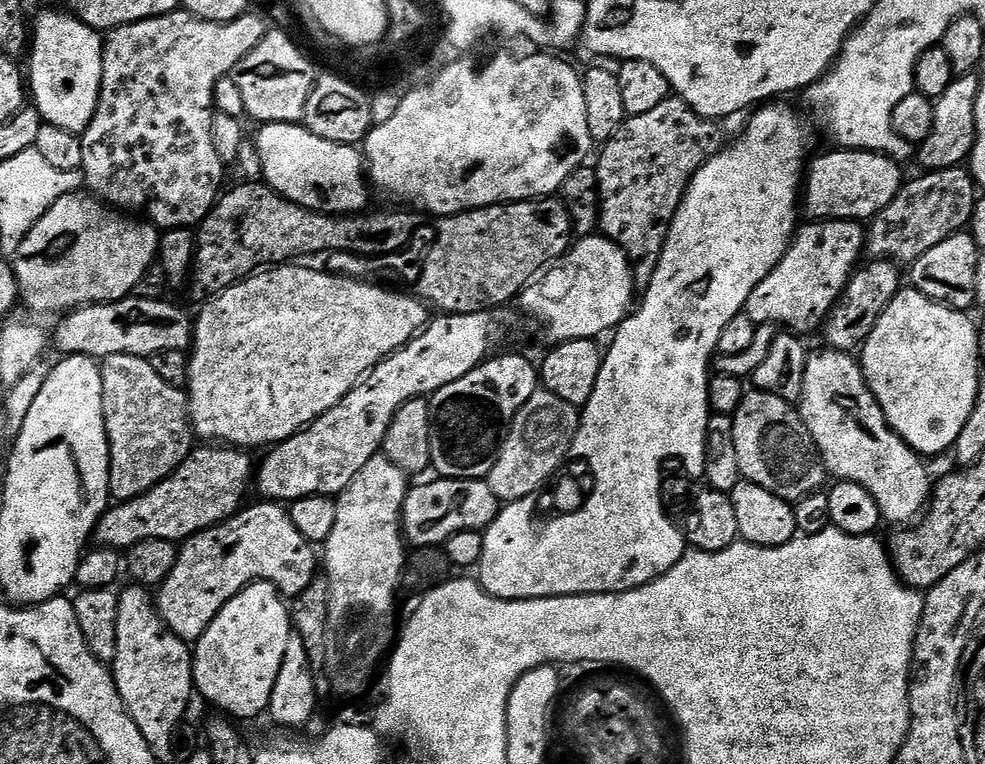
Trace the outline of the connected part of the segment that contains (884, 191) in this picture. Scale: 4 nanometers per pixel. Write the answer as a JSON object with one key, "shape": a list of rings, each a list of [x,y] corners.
{"shape":[[[832,150],[825,156],[811,161],[806,168],[802,185],[802,208],[816,222],[825,220],[871,221],[900,193],[906,183],[906,175],[899,163],[883,152],[858,152]]]}

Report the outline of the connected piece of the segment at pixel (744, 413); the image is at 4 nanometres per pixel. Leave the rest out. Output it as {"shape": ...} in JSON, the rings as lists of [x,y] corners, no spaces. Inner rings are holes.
{"shape":[[[748,390],[731,417],[734,422],[734,447],[743,479],[789,502],[799,502],[825,487],[824,459],[820,457],[804,419],[789,401],[769,392]]]}

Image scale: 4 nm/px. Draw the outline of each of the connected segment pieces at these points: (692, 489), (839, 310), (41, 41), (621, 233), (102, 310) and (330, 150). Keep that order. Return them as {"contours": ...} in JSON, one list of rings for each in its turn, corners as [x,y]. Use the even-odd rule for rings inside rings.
{"contours":[[[[696,478],[672,480],[663,485],[664,510],[672,525],[683,534],[685,541],[697,552],[721,552],[737,543],[740,531],[734,514],[731,495],[714,490]]],[[[891,260],[868,262],[857,267],[822,325],[824,340],[828,343],[825,345],[831,351],[852,354],[867,342],[874,326],[878,326],[878,318],[882,318],[886,306],[890,306],[890,302],[894,302],[894,298],[902,290],[899,271],[901,269]]],[[[44,12],[37,20],[34,20],[34,39],[30,44],[30,57],[32,56],[32,80],[30,76],[30,96],[34,101],[34,107],[40,112],[40,116],[45,124],[53,124],[58,126],[62,130],[70,130],[77,134],[83,134],[90,126],[90,122],[94,118],[96,113],[96,107],[98,106],[98,98],[100,97],[100,87],[102,86],[102,58],[104,57],[104,40],[101,33],[90,27],[88,24],[83,24],[79,18],[75,15],[67,14],[63,16],[60,12]]],[[[673,94],[655,110],[647,114],[629,116],[603,145],[600,161],[594,164],[596,181],[600,187],[600,223],[599,231],[628,253],[634,262],[634,280],[637,285],[647,286],[654,278],[654,270],[660,261],[668,231],[674,214],[690,186],[693,174],[710,157],[716,156],[726,146],[721,125],[714,120],[707,120],[691,108],[685,100]]],[[[133,294],[123,300],[112,300],[109,304],[86,304],[82,308],[74,308],[63,317],[64,320],[54,332],[54,344],[61,348],[64,356],[94,356],[103,358],[114,354],[134,354],[150,358],[162,350],[188,350],[194,343],[194,320],[187,316],[168,298],[147,300],[145,296]]],[[[264,122],[259,125],[259,128],[260,133],[254,137],[254,143],[262,158],[263,183],[272,191],[312,212],[360,214],[369,207],[367,204],[370,184],[366,179],[366,165],[359,147],[338,142],[326,142],[326,138],[318,138],[318,134],[314,134],[300,122],[295,124]]]]}

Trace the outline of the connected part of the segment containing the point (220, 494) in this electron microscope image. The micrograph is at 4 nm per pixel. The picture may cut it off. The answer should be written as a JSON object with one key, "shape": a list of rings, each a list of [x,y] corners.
{"shape":[[[196,446],[190,455],[182,461],[174,471],[169,474],[162,482],[158,482],[158,486],[154,486],[146,494],[142,494],[138,498],[133,500],[126,500],[123,502],[116,502],[109,507],[108,511],[100,517],[100,521],[96,523],[96,530],[94,533],[94,540],[97,545],[103,546],[105,548],[114,548],[117,550],[127,550],[135,546],[138,542],[146,542],[150,538],[158,538],[159,540],[170,540],[173,542],[183,542],[189,540],[191,536],[196,536],[199,532],[204,532],[207,528],[214,528],[217,524],[223,524],[224,521],[229,520],[231,516],[235,516],[237,512],[241,511],[245,507],[246,499],[244,500],[244,495],[247,494],[248,488],[253,487],[254,484],[254,460],[252,460],[247,451],[242,448],[234,448],[231,446]]]}

